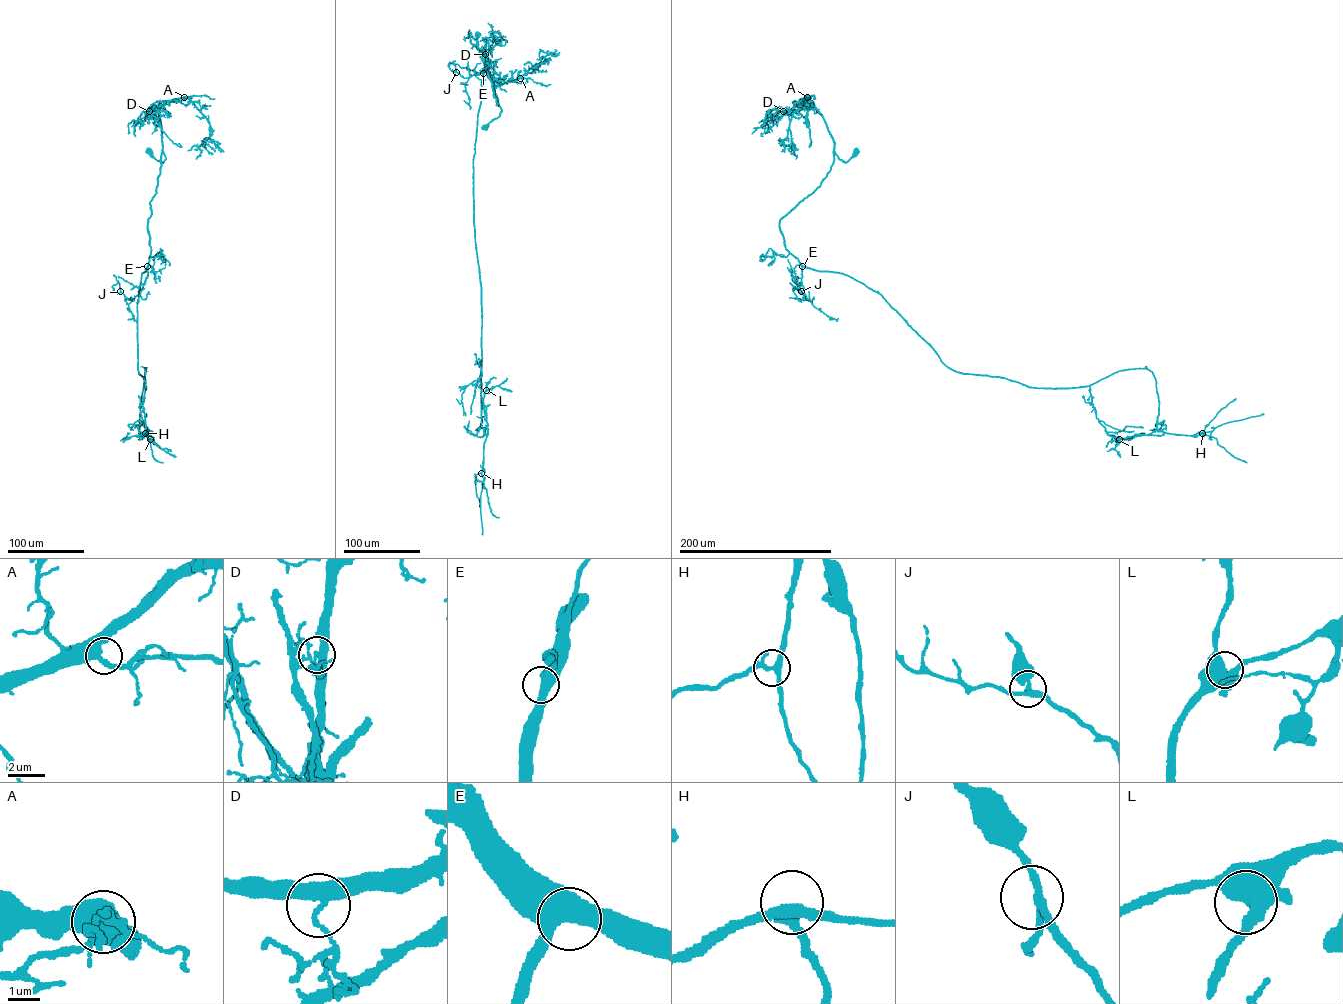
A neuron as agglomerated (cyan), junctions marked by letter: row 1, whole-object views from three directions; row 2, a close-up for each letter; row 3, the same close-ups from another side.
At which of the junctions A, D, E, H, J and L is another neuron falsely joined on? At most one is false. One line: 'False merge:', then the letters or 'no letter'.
False merge: D

